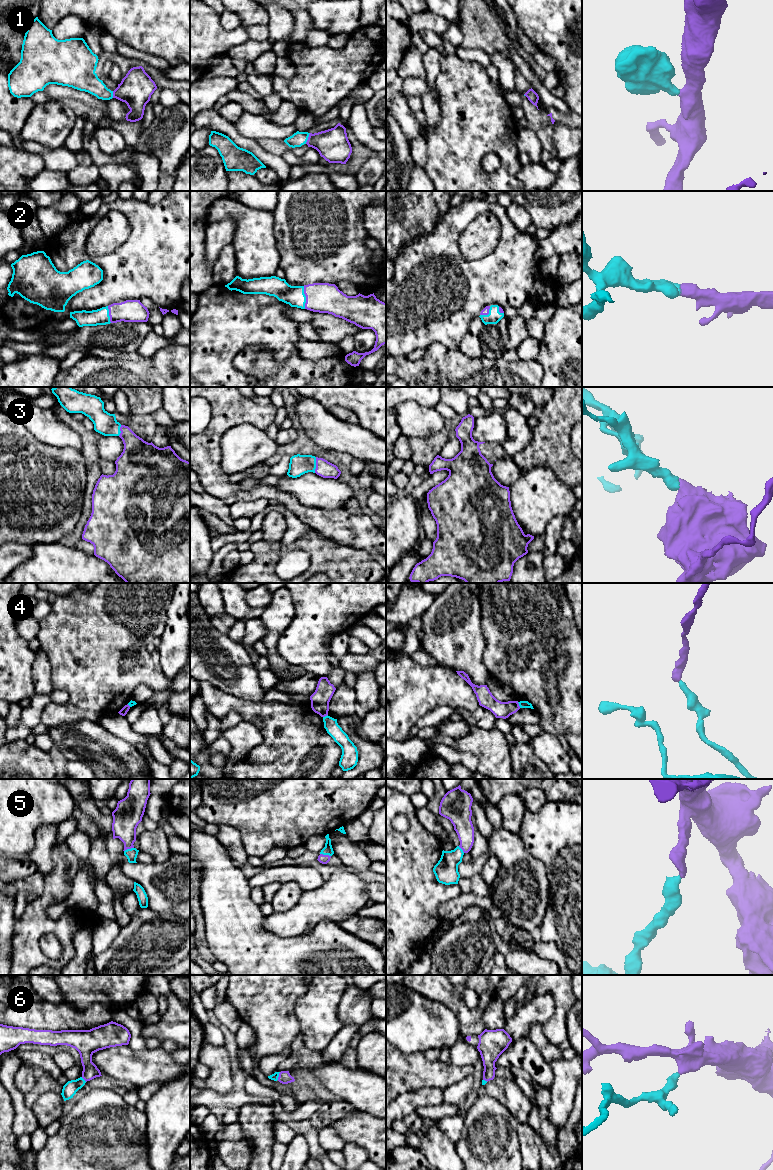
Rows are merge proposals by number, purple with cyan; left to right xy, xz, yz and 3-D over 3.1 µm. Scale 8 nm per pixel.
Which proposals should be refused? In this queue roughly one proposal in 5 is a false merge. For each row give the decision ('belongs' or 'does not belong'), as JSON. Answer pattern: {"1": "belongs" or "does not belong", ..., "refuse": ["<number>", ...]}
{"1": "belongs", "2": "belongs", "3": "belongs", "4": "does not belong", "5": "belongs", "6": "belongs", "refuse": ["4"]}

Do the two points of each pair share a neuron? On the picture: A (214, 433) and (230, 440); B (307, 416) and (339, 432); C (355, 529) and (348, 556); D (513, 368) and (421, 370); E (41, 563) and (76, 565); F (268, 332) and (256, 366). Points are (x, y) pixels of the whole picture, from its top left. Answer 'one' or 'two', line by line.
A: two
B: one
C: two
D: one
E: one
F: two

